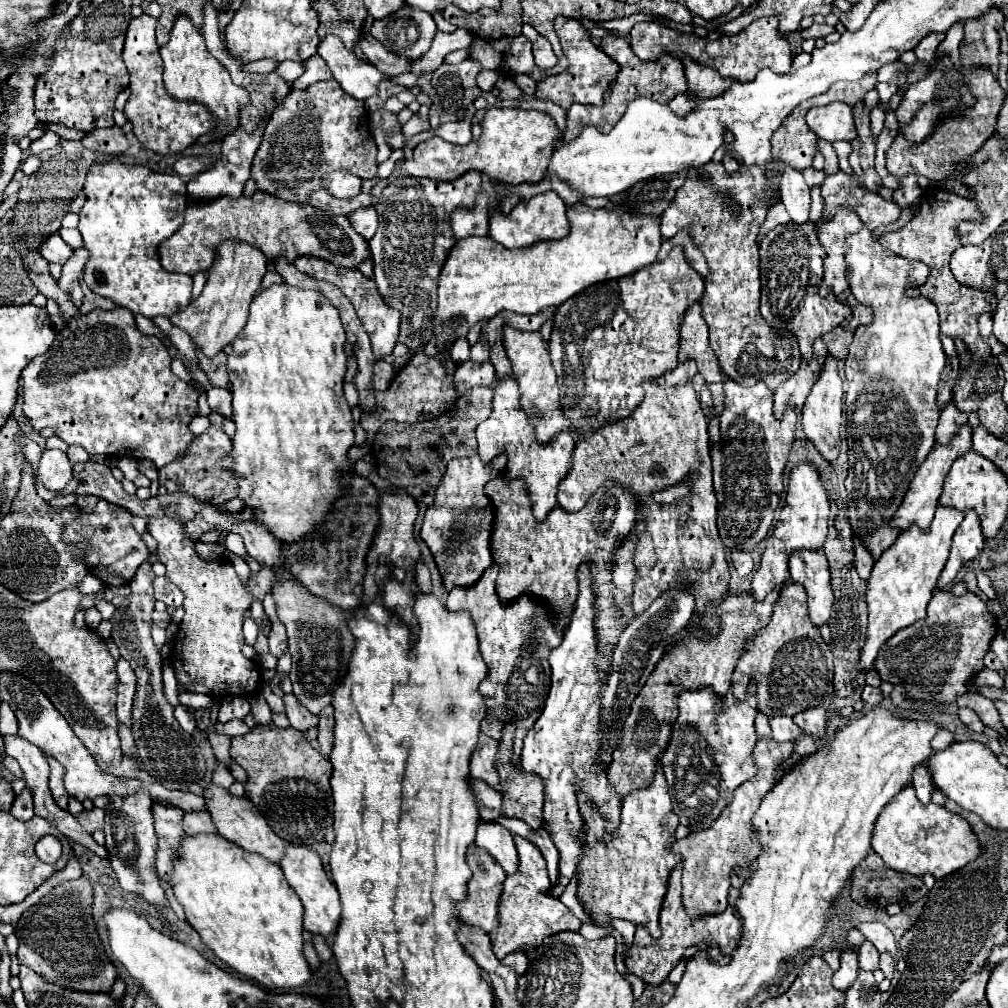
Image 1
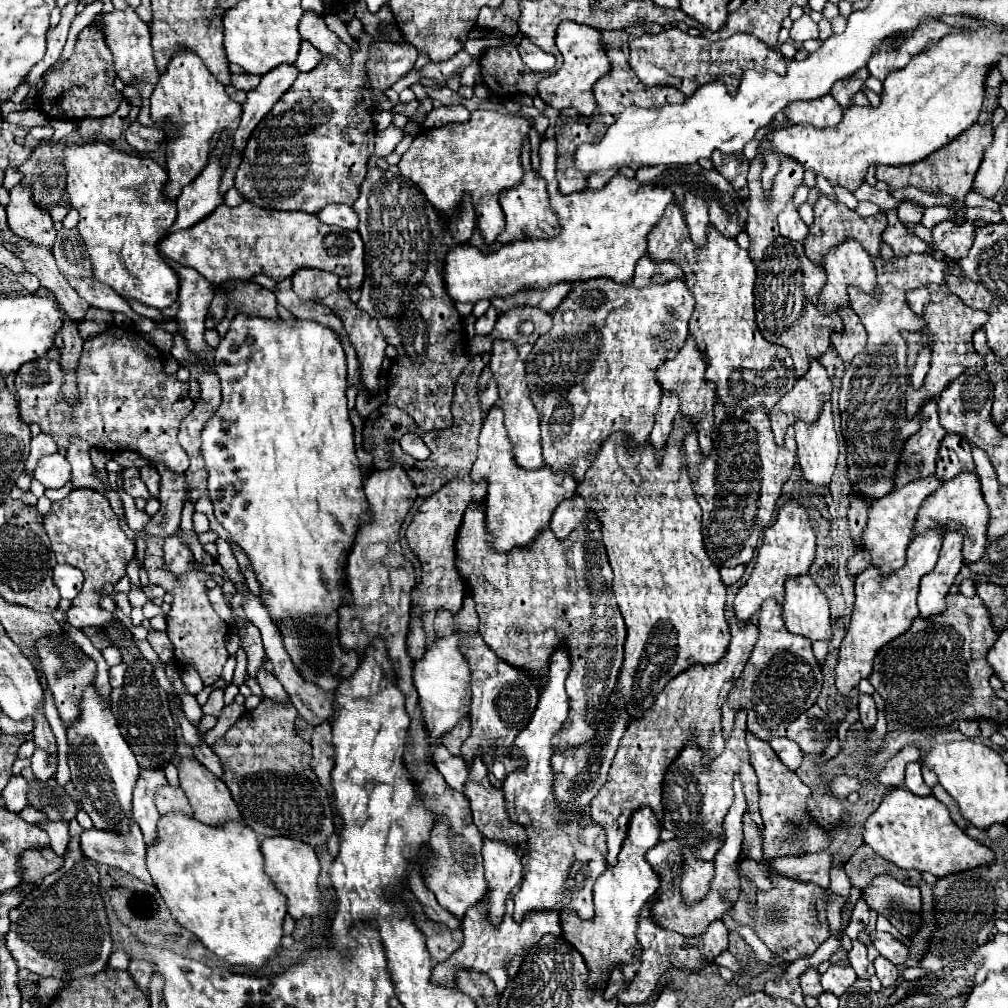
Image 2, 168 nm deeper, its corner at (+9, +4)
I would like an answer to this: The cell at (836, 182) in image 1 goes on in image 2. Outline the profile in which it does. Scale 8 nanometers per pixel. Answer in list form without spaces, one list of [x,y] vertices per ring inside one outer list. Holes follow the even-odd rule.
[[[821,194],[819,202],[813,206],[813,212],[815,212],[815,222],[811,224],[809,228],[809,236],[805,240],[805,254],[809,256],[811,262],[817,262],[817,266],[823,268],[823,260],[825,260],[825,254],[833,248],[833,246],[839,246],[841,242],[845,242],[845,238],[853,238],[857,242],[861,242],[861,246],[869,252],[869,256],[881,256],[879,252],[879,246],[881,246],[881,234],[883,230],[887,228],[887,222],[885,222],[885,216],[879,214],[879,222],[865,222],[857,212],[851,212],[847,210],[843,204],[839,202],[831,202],[827,196]]]

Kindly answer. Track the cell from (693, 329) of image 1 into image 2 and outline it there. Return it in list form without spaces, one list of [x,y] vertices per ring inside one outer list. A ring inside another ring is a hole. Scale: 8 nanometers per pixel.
[[[687,338],[687,342],[681,348],[681,352],[673,360],[669,360],[663,366],[657,368],[657,382],[659,382],[661,390],[675,392],[679,396],[681,416],[687,418],[691,424],[695,424],[701,454],[709,456],[711,450],[713,450],[711,432],[713,432],[713,406],[715,406],[717,398],[715,398],[713,382],[705,382],[705,360],[701,358],[701,352],[693,350],[693,348],[697,348],[695,342],[691,338]]]

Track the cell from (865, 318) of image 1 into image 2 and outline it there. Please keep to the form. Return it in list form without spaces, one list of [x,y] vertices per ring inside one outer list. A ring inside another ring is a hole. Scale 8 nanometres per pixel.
[[[851,312],[851,314],[843,314],[843,330],[833,332],[831,342],[837,352],[837,356],[843,360],[843,364],[849,364],[867,344],[867,332],[860,318]]]

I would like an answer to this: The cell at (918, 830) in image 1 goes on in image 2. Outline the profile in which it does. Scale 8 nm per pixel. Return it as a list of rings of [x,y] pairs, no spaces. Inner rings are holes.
[[[895,788],[883,798],[877,812],[867,818],[863,838],[865,844],[869,844],[879,856],[893,862],[895,866],[905,870],[931,872],[937,878],[985,866],[995,858],[987,846],[969,838],[951,820],[947,806],[941,804],[935,796],[915,796],[905,788]]]

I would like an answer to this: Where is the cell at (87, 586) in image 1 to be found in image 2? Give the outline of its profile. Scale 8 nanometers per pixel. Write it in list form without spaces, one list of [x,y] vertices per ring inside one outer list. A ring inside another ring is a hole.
[[[57,564],[53,570],[53,582],[61,592],[61,598],[73,600],[83,584],[83,574],[81,570],[69,566],[69,564]]]

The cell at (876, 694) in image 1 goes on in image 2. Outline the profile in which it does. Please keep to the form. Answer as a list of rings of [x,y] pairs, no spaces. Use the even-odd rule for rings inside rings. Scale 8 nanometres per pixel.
[[[861,694],[859,696],[859,718],[865,730],[873,730],[875,728],[875,720],[877,720],[877,708],[871,696]]]

